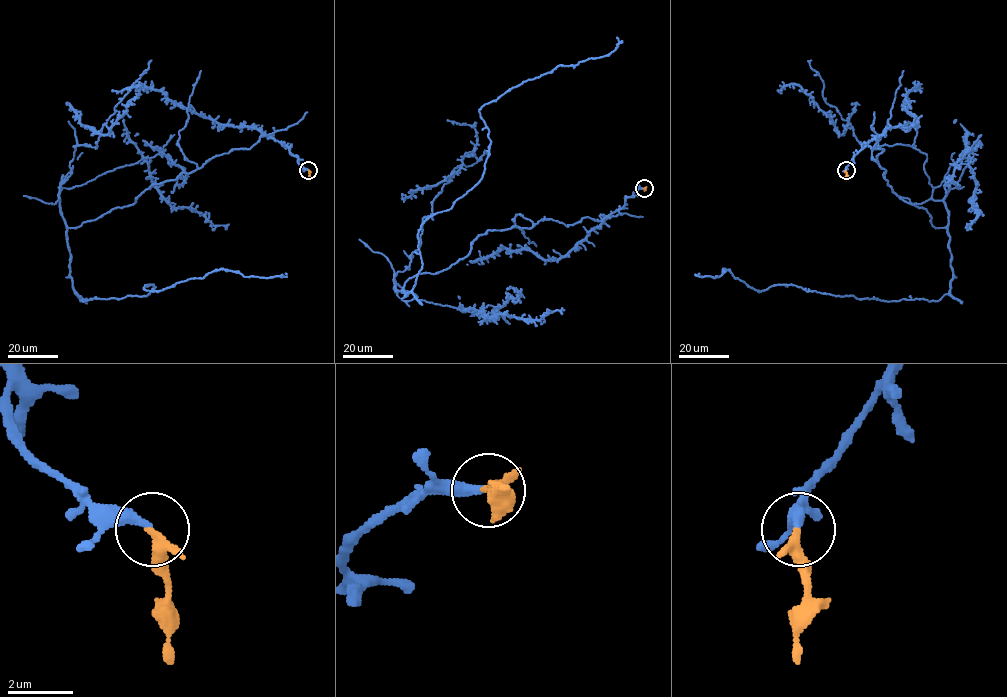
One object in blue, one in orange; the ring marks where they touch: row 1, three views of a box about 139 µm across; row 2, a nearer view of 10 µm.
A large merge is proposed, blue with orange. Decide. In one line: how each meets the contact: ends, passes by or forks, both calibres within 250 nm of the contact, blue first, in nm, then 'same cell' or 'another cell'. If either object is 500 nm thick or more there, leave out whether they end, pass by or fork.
blue ends | orange passes by | 280/240 nm | same cell

